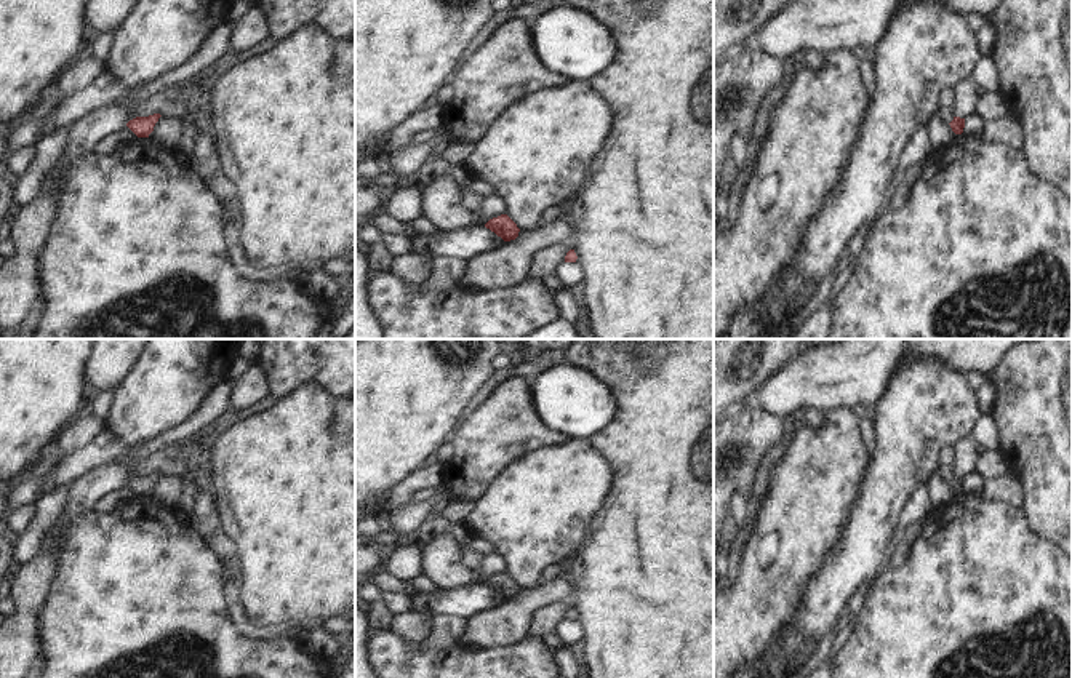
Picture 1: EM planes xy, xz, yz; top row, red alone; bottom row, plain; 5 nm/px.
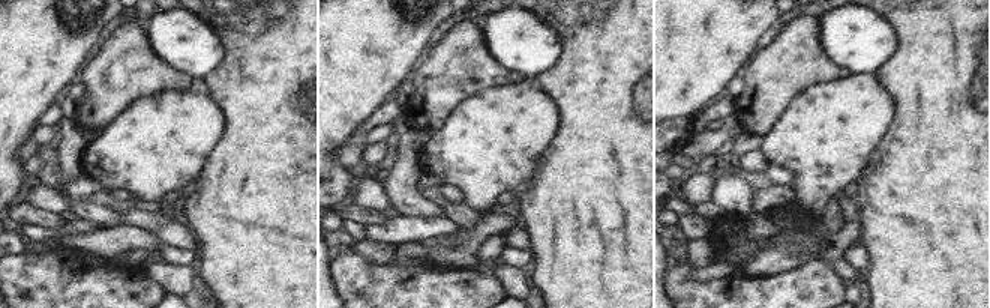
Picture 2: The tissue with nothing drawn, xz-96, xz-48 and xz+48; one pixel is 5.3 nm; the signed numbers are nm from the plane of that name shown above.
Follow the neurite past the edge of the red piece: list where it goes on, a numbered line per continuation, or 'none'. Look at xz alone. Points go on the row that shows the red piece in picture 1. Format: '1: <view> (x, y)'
none

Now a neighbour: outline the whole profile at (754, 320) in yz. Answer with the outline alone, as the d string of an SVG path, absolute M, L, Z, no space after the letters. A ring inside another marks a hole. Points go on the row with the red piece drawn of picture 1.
M765 294L739 309L730 320L726 339L776 339L774 317Z

